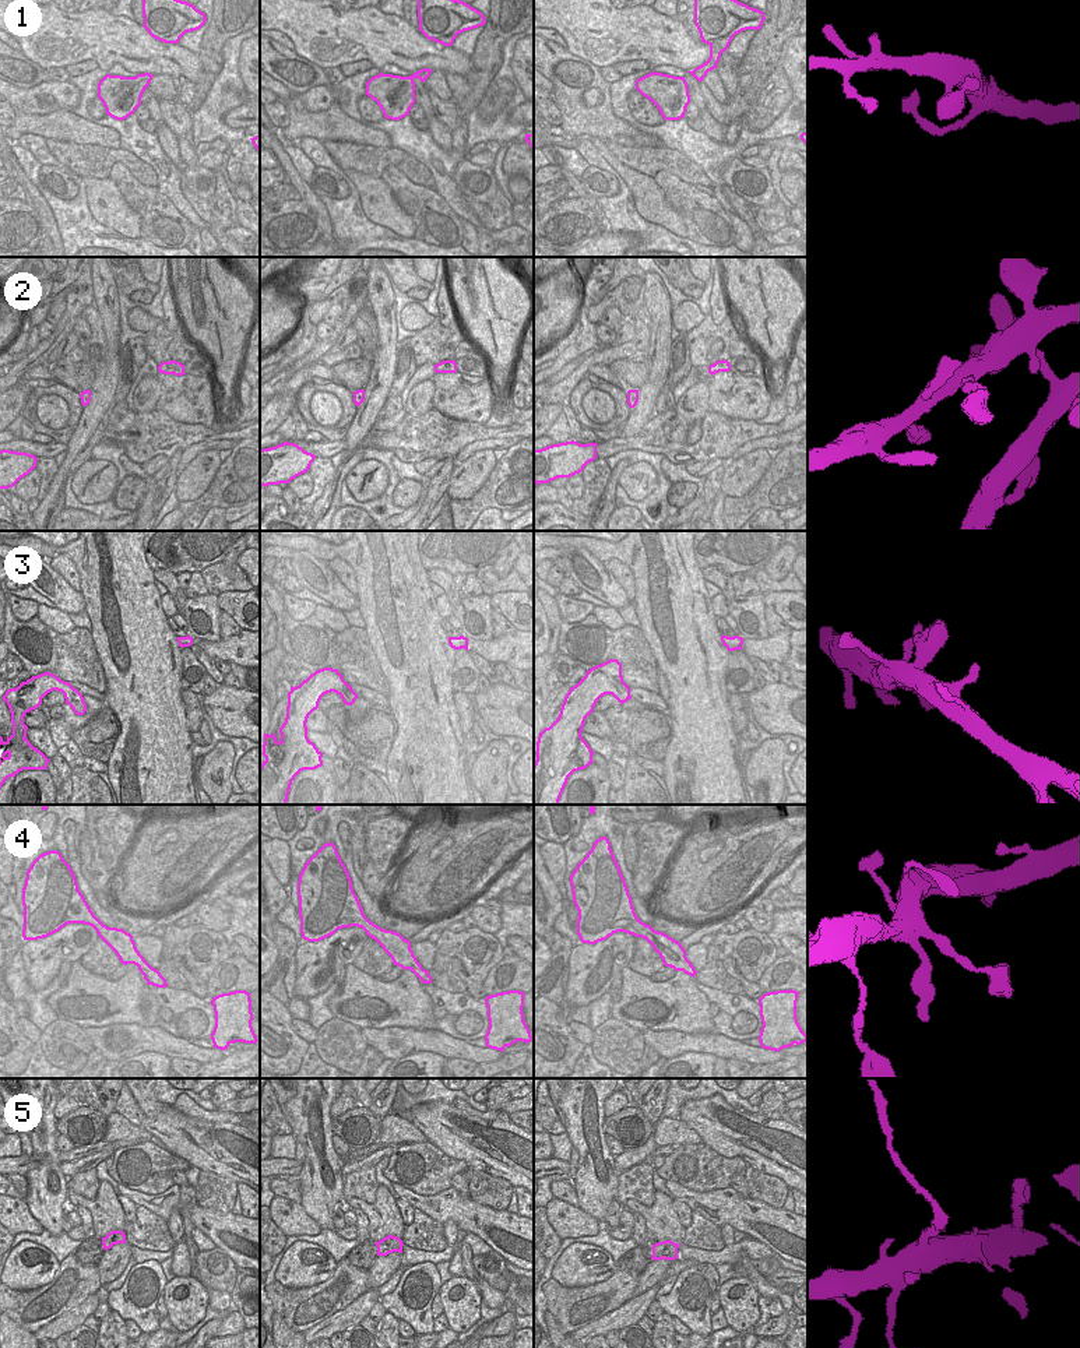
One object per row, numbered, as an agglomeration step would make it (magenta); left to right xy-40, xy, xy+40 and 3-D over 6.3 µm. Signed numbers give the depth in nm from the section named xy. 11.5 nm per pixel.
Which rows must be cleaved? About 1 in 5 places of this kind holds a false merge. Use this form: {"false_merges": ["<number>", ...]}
{"false_merges": ["5"]}

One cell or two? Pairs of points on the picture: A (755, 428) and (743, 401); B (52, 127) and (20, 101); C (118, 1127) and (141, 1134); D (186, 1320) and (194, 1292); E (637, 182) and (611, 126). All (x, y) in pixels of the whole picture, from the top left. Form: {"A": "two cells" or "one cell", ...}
{"A": "two cells", "B": "two cells", "C": "one cell", "D": "one cell", "E": "two cells"}

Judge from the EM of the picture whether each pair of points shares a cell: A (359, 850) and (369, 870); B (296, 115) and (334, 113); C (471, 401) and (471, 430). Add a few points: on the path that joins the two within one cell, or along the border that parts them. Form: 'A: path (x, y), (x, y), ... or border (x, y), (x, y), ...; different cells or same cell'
A: border (366, 856), (361, 879); different cells
B: path (306, 119), (324, 119); same cell
C: border (440, 412), (451, 418), (475, 421), (484, 425); different cells

